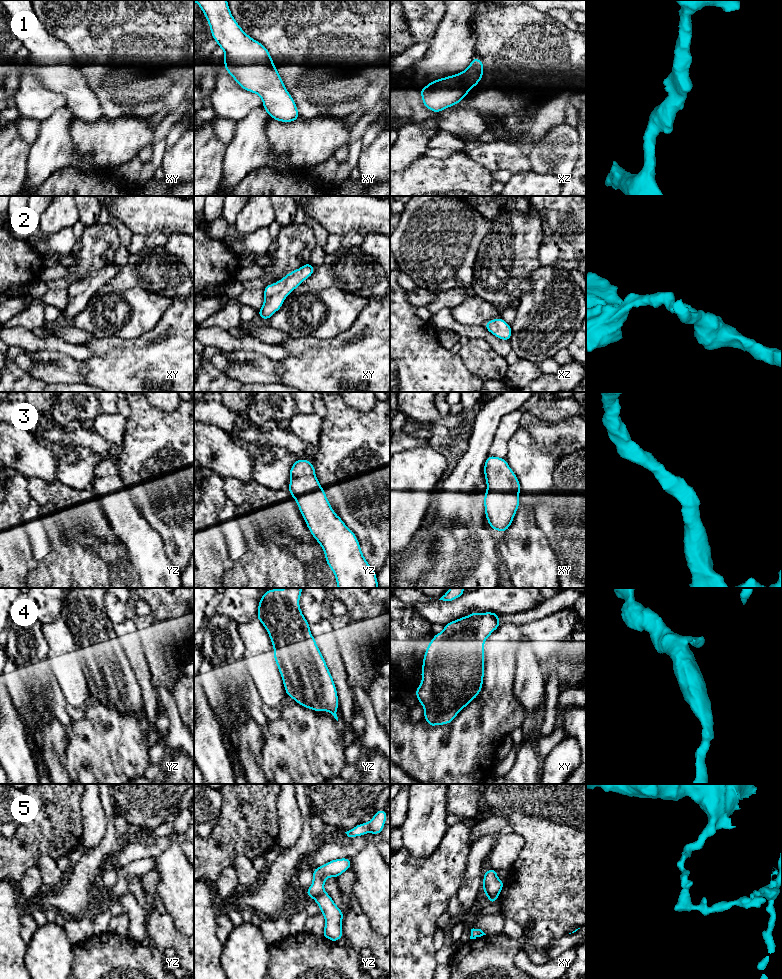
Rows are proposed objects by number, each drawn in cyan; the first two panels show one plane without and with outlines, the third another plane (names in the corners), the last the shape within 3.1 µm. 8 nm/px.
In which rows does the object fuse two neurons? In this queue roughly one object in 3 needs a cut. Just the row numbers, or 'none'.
5

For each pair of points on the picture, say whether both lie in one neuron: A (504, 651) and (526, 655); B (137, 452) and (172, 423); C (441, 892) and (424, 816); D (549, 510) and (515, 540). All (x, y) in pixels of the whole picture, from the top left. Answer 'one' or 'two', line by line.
A: two
B: one
C: two
D: two

